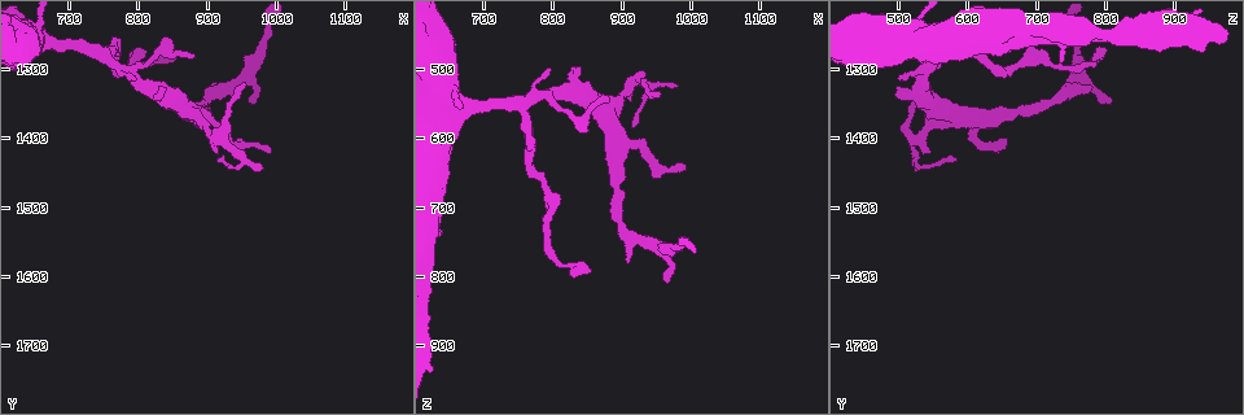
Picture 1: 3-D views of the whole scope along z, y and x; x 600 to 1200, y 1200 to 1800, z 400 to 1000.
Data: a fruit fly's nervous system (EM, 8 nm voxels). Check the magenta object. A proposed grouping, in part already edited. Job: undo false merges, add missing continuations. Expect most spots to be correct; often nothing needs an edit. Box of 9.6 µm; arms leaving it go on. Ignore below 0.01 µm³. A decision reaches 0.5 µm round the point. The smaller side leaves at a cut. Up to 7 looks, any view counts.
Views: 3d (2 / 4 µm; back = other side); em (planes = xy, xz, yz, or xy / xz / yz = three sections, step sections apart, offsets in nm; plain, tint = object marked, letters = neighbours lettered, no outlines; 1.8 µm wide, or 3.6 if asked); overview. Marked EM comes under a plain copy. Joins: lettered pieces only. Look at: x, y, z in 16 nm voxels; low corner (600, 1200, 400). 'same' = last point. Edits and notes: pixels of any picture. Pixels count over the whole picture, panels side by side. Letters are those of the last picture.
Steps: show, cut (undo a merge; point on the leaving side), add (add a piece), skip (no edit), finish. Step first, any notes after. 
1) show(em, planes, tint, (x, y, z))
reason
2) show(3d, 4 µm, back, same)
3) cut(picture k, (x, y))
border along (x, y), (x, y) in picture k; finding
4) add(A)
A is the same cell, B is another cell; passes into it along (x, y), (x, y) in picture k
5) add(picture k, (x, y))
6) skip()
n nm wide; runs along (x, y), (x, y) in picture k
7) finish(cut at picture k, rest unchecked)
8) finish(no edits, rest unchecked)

show(em, planes, letters, (820, 1290, 780))
narrows sharply

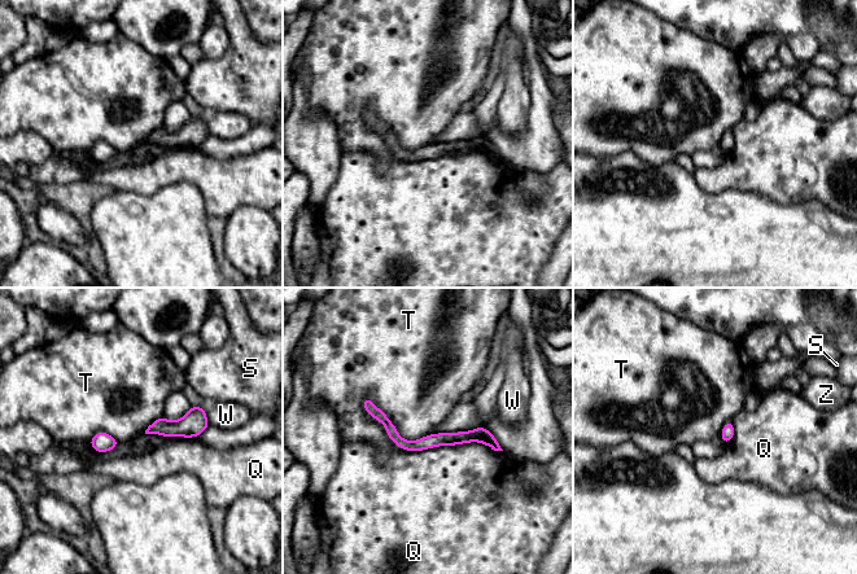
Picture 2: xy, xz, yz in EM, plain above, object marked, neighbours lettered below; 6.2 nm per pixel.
skip()
Q, S, T, W and Z are other cells; border along (361, 399), (406, 439), (432, 434) in picture 2; one cell here

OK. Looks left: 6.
show(3d, 2 µm, (885, 1285, 550))
branch stops here

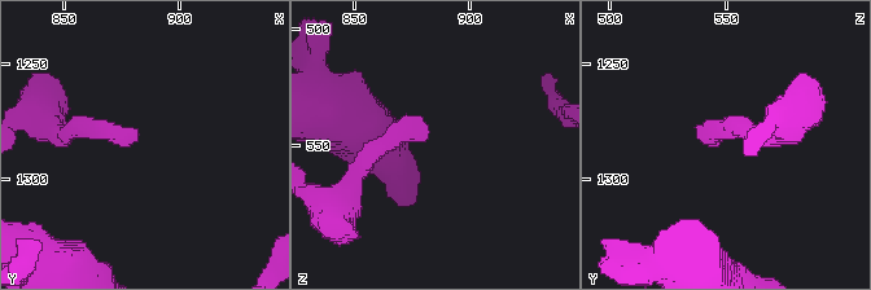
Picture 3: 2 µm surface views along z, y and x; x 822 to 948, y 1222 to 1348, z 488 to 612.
show(em, planes, letters, (881, 1283, 549))

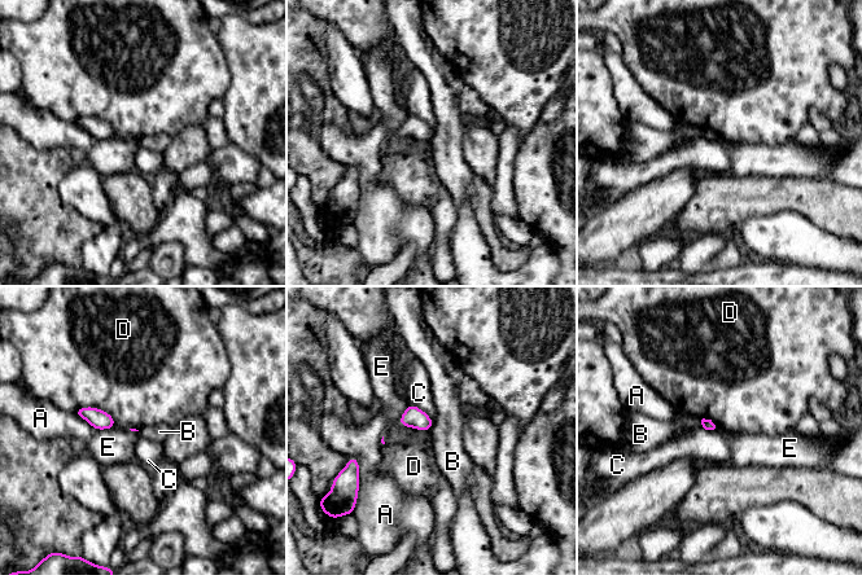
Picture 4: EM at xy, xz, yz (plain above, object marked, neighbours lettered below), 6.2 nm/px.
skip()
D touches over 300 nm; A, B, C, D and E are other cells; border along (434, 421), (428, 430) in picture 4; none of them fits

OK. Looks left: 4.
show(em, planes, tint, (915, 1400, 520))
sharp bend

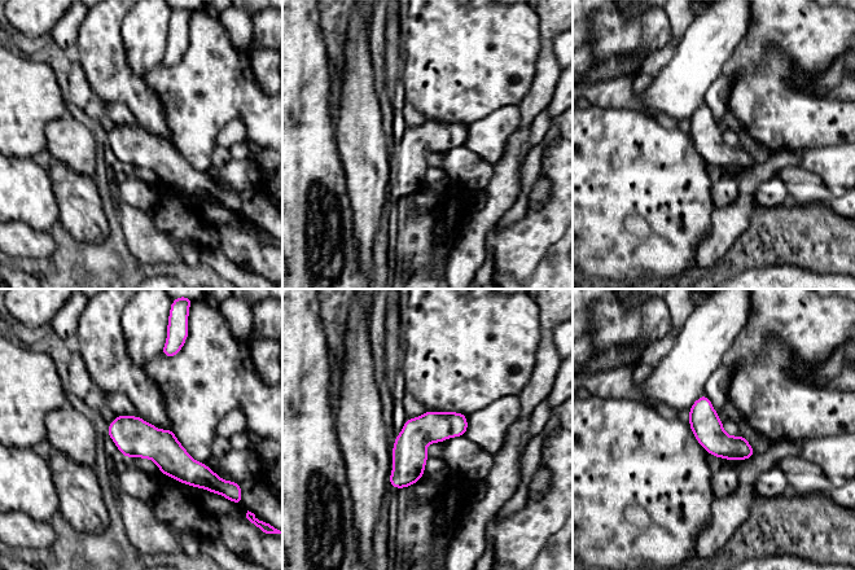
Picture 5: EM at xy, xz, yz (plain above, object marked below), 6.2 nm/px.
show(em, planes, letters, same)
what lies round it

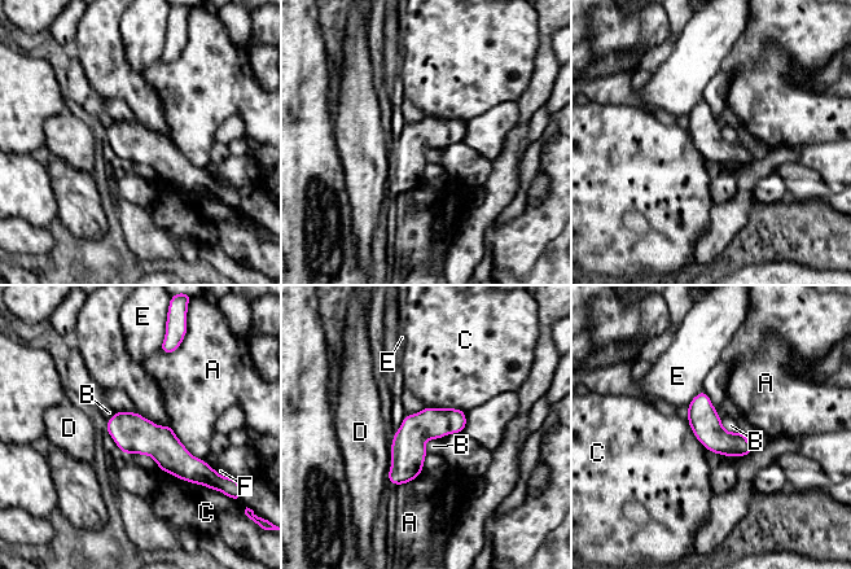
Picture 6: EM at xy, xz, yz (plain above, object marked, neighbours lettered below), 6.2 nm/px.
skip()
A, B, C, D, E and F are other cells; border along (720, 418), (727, 430), (737, 432) in picture 6; all the same cell

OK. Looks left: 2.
finish(no edits, rest unchecked)

